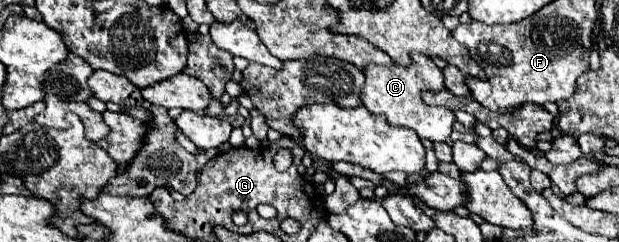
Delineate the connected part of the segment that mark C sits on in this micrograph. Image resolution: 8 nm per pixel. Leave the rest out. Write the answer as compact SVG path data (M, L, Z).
M411 53L411 65L367 65L365 73L365 85L359 93L361 103L371 113L385 113L387 121L397 127L409 127L413 129L421 139L429 141L447 141L455 123L455 115L449 109L443 107L431 107L421 99L423 91L441 91L443 85L443 73L441 69L423 53Z

